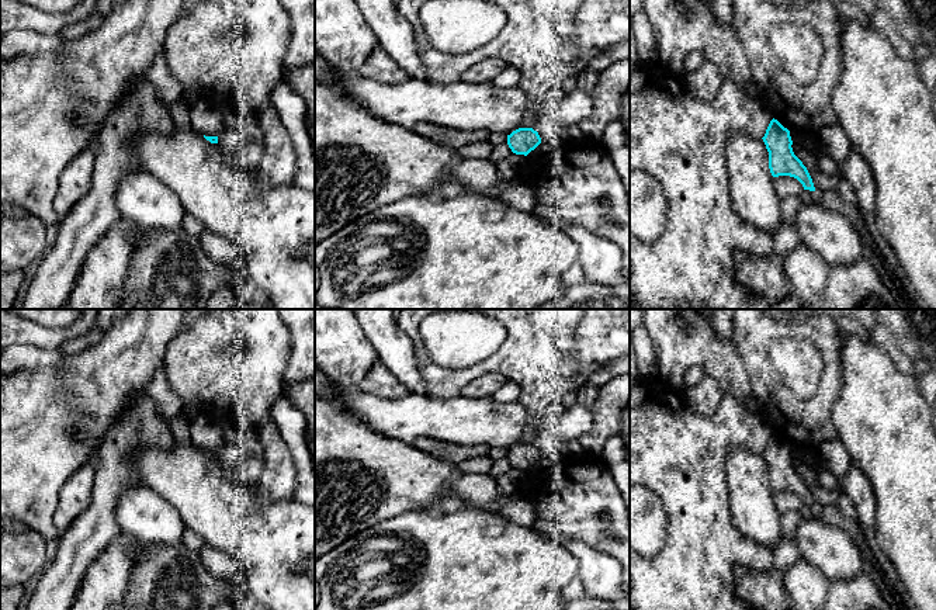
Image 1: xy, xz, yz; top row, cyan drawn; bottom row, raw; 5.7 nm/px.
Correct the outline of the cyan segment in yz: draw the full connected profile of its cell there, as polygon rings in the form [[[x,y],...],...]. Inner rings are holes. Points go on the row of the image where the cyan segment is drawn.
[[[773,118],[762,139],[769,152],[769,169],[773,177],[790,176],[797,179],[804,190],[815,191],[807,167],[793,152],[793,141],[787,128]]]

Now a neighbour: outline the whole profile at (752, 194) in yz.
[[[736,131],[725,148],[731,208],[739,219],[770,235],[781,223],[781,198],[774,191],[763,139]]]

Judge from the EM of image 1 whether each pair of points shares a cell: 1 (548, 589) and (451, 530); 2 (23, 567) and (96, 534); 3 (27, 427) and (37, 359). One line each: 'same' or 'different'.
1: same
2: different
3: different

